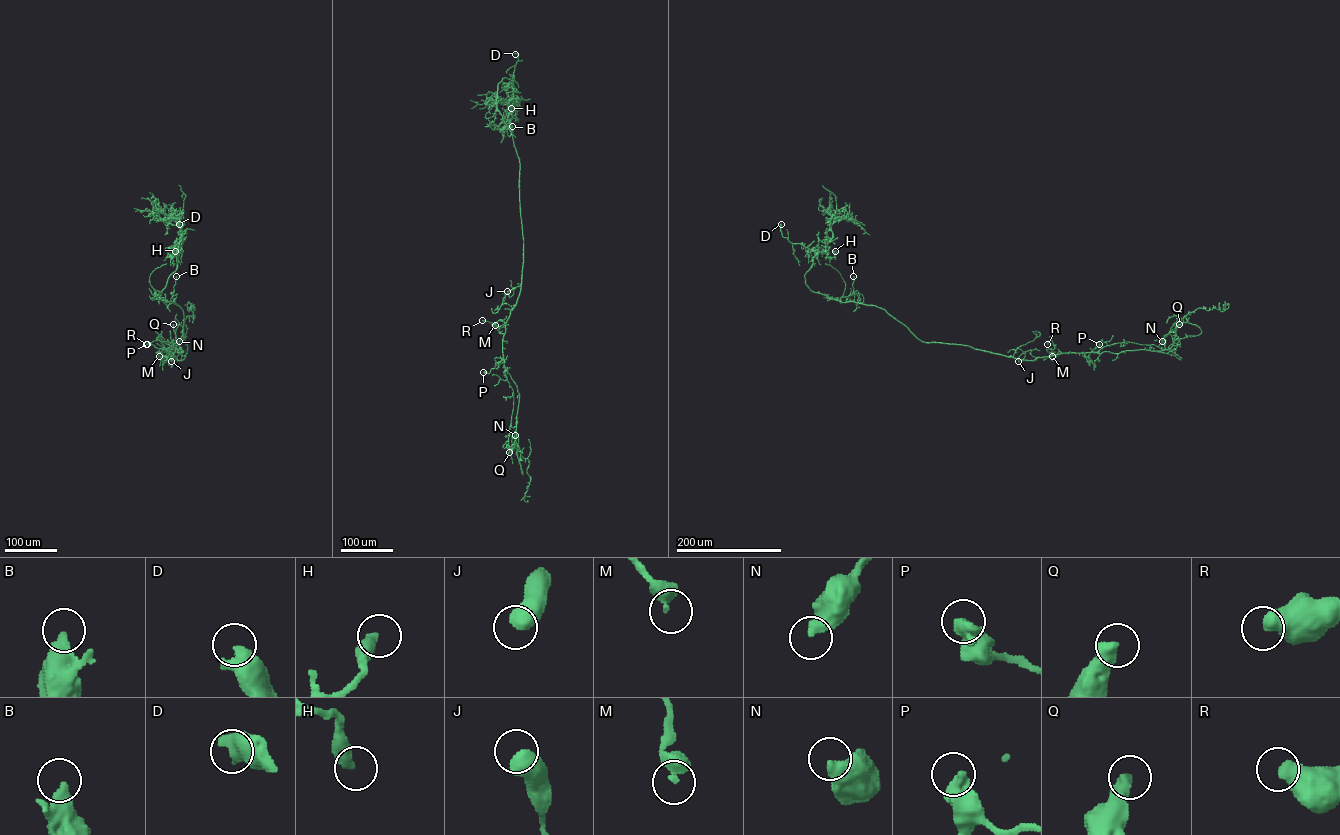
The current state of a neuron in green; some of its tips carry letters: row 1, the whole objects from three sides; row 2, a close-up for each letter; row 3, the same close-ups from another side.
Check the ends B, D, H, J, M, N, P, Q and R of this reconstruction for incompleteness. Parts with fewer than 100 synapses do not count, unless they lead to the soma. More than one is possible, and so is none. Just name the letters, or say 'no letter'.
D

